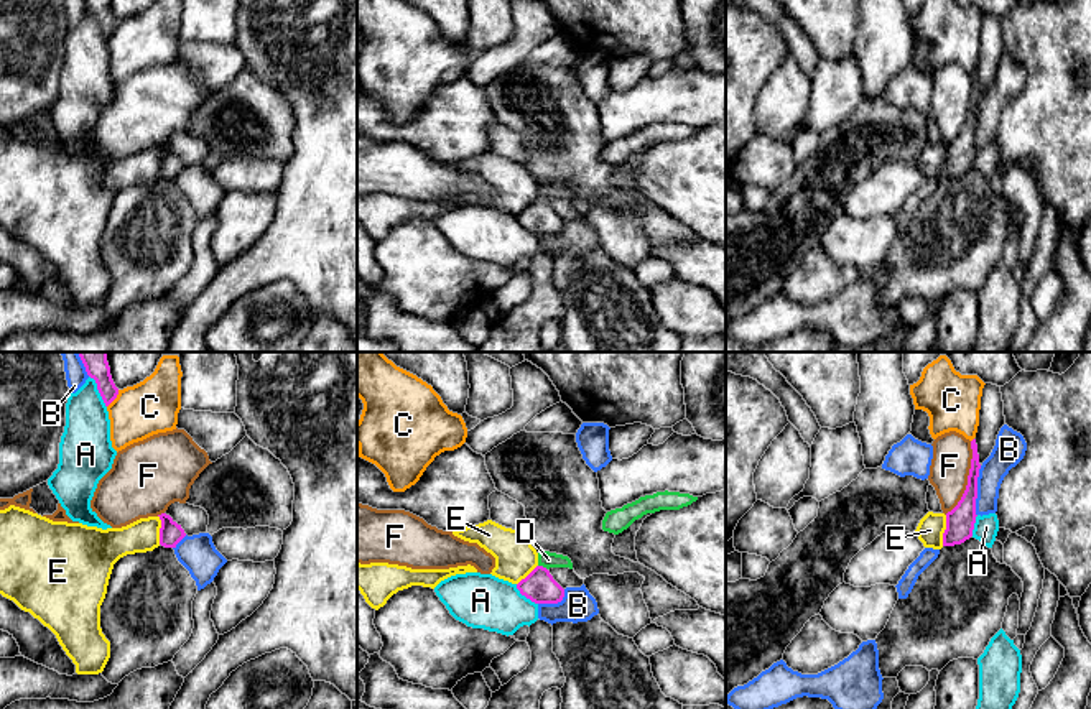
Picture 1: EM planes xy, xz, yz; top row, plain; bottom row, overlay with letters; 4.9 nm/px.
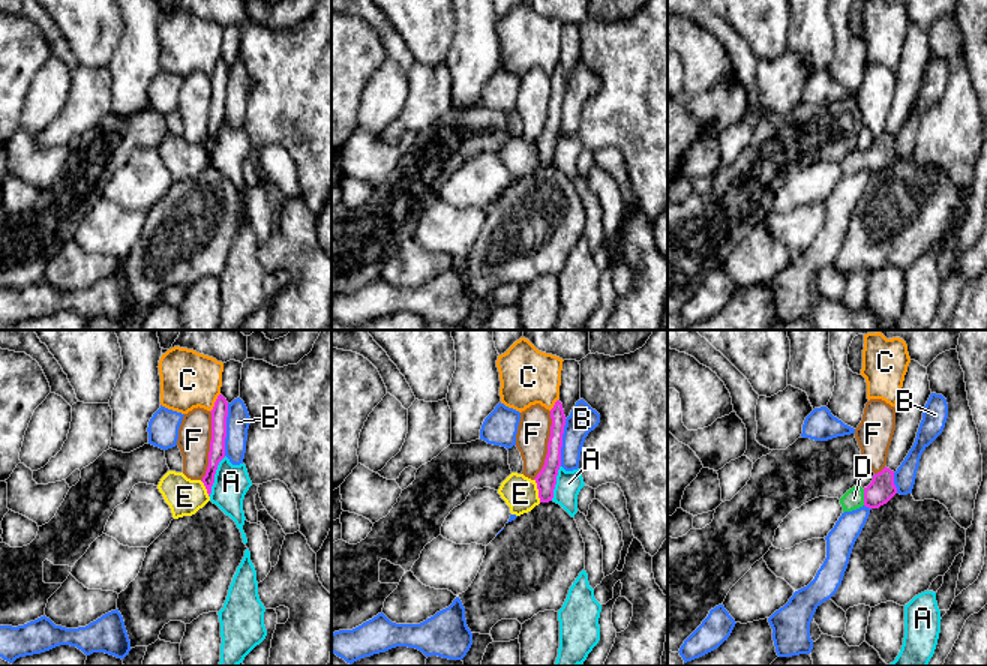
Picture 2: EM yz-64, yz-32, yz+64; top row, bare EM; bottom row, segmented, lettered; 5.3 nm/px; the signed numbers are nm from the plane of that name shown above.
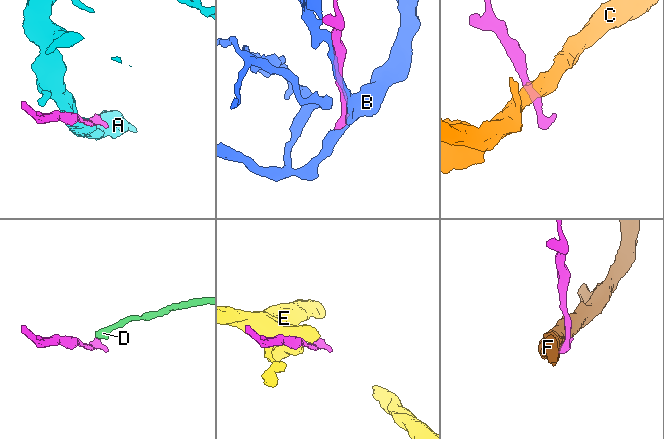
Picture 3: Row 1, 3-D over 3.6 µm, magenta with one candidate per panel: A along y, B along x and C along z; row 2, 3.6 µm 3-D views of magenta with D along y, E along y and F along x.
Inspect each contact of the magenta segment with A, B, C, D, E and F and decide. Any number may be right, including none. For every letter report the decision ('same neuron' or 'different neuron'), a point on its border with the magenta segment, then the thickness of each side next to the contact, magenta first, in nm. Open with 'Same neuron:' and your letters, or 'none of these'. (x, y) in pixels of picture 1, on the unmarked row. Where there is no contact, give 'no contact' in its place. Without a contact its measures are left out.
Same neuron: D
A: different neuron; contact xy (99, 23); calibres 90 and 240 nm
B: different neuron; contact yz (976, 122); calibres 140 and 150 nm
C: different neuron; contact xy (116, 28); calibres 90 and 260 nm
D: same neuron; contact xz (542, 198); calibres 160 and 80 nm
E: different neuron; contact yz (945, 162); calibres 140 and 130 nm
F: different neuron; contact yz (968, 111); calibres 140 and 190 nm

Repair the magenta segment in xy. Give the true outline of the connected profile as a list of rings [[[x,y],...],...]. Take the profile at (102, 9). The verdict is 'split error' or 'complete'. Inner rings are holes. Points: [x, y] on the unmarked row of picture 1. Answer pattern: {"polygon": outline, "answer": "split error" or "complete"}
{"polygon": [[[86,0],[87,7],[95,12],[97,21],[109,38],[118,26],[118,20],[115,18],[110,0]]], "answer": "complete"}

